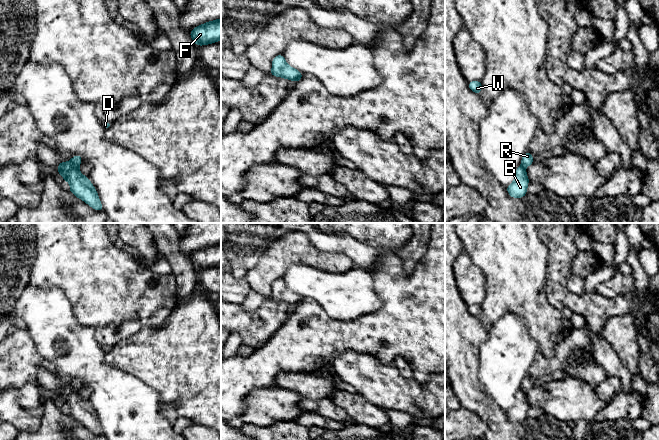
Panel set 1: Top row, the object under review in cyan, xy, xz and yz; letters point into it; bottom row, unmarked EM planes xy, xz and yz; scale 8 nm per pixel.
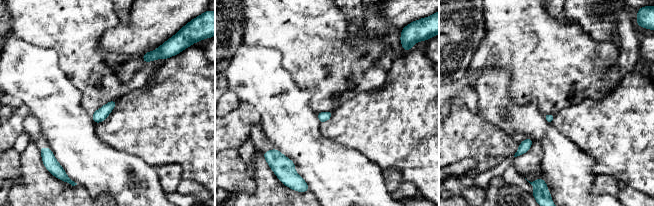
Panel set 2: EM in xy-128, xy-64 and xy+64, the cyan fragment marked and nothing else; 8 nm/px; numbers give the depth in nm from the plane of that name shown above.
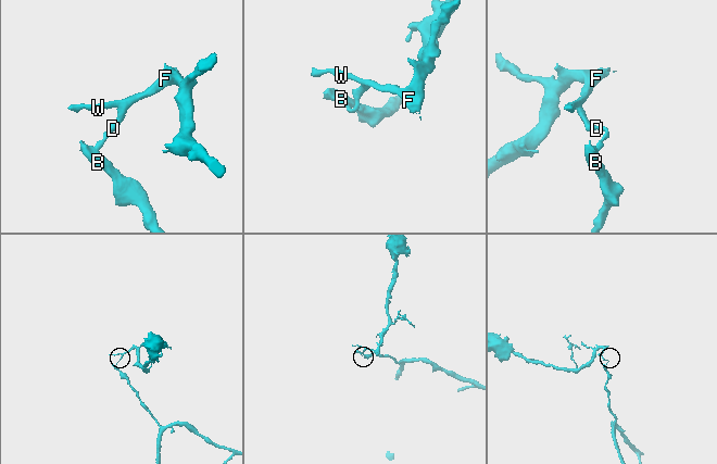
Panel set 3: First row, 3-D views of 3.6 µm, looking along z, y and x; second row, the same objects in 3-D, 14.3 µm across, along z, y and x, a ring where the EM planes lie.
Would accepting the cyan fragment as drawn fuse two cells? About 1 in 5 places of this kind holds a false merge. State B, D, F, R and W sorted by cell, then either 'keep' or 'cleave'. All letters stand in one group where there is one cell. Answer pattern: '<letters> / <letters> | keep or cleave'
B / D F R W | cleave

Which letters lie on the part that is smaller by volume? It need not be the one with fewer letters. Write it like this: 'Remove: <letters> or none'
Remove: D, F, R, W

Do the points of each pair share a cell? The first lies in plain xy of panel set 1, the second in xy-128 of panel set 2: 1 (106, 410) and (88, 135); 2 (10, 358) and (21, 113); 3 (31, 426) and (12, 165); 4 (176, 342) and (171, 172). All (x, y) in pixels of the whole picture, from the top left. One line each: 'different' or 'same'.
1: same
2: same
3: same
4: different

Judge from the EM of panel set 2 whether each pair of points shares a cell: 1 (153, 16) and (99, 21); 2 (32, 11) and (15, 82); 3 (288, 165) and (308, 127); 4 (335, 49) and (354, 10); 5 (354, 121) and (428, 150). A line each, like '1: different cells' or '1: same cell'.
1: different cells
2: different cells
3: different cells
4: different cells
5: same cell

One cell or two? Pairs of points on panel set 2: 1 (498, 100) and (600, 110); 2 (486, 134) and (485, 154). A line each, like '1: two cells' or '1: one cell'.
1: two cells
2: one cell

